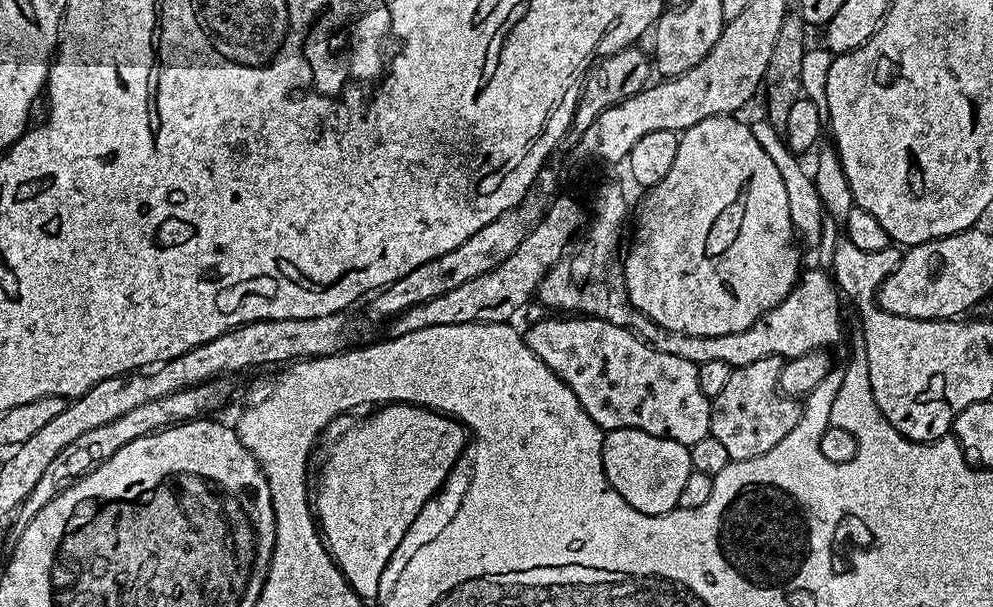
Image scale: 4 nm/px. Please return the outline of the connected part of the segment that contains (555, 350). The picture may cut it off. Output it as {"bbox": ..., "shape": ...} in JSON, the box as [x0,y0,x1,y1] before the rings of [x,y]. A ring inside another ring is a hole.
{"bbox":[526,318,711,445],"shape":[[[556,318],[540,320],[526,331],[530,350],[570,390],[605,432],[619,428],[646,430],[658,438],[692,445],[710,434],[711,399],[698,386],[698,366],[674,354],[662,354],[649,344],[605,320]]]}

